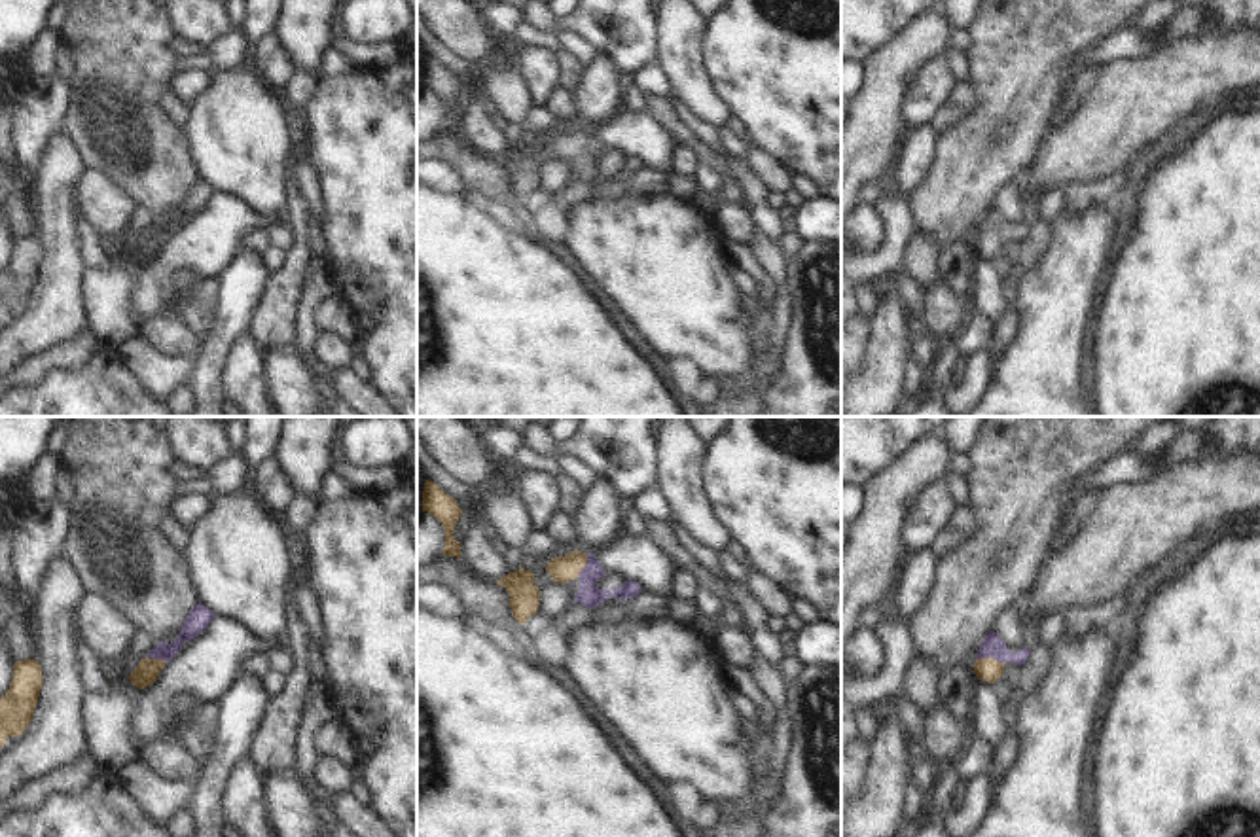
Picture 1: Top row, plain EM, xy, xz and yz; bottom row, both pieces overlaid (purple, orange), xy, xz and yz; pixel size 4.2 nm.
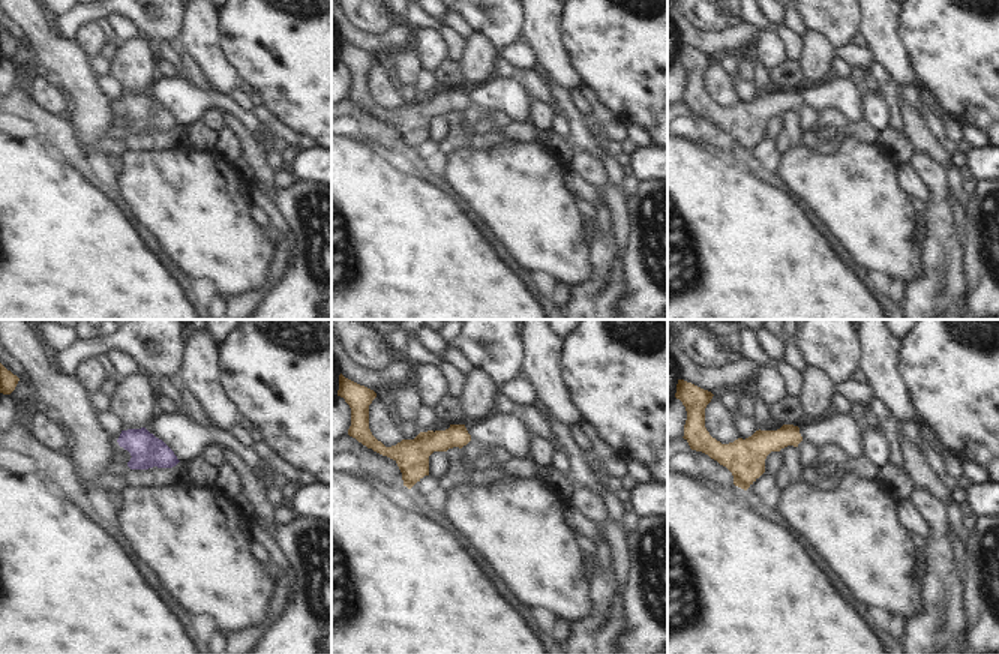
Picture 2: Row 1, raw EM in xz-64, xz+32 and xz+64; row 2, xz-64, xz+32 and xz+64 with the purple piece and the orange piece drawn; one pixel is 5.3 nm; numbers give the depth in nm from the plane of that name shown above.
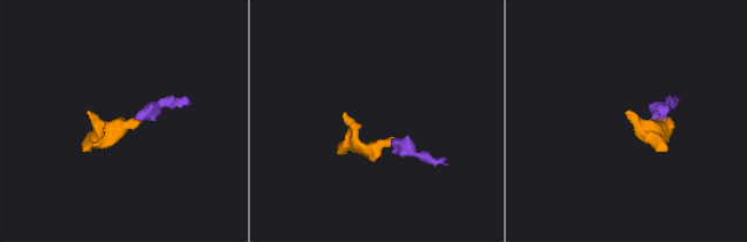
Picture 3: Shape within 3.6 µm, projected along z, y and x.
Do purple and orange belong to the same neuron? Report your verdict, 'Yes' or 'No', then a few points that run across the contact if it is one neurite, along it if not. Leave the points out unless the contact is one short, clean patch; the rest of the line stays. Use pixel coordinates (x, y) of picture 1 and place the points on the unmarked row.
Yes. Line: xz (588, 171), (584, 142), (563, 144)

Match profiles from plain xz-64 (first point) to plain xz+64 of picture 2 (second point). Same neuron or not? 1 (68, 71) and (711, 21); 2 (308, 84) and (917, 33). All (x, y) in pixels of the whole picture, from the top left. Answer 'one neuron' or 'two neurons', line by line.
1: one neuron
2: one neuron

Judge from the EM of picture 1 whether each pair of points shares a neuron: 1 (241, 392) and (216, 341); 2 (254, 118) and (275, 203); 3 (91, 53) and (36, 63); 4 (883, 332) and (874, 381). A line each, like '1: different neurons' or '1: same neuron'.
1: different neurons
2: same neuron
3: different neurons
4: same neuron

